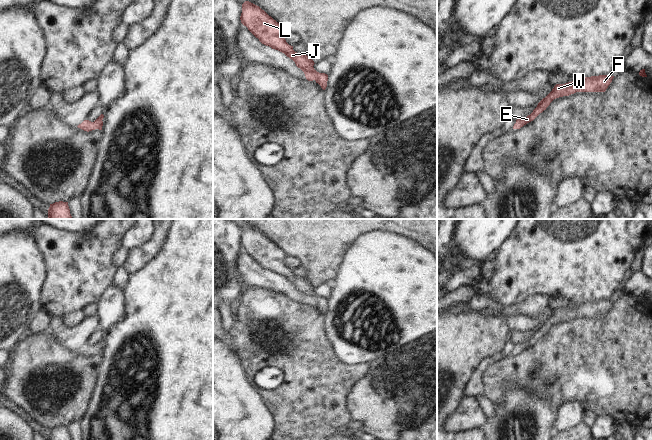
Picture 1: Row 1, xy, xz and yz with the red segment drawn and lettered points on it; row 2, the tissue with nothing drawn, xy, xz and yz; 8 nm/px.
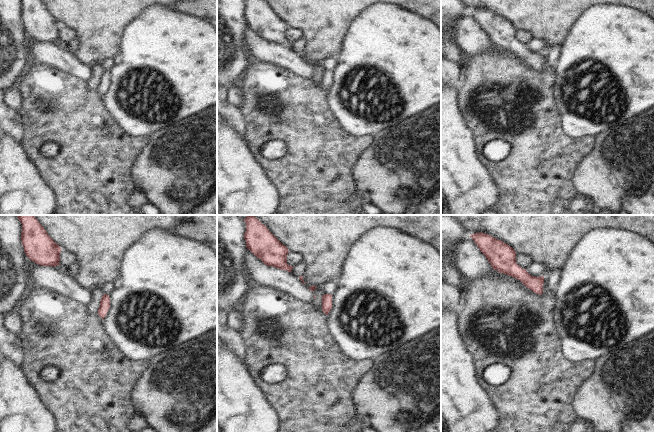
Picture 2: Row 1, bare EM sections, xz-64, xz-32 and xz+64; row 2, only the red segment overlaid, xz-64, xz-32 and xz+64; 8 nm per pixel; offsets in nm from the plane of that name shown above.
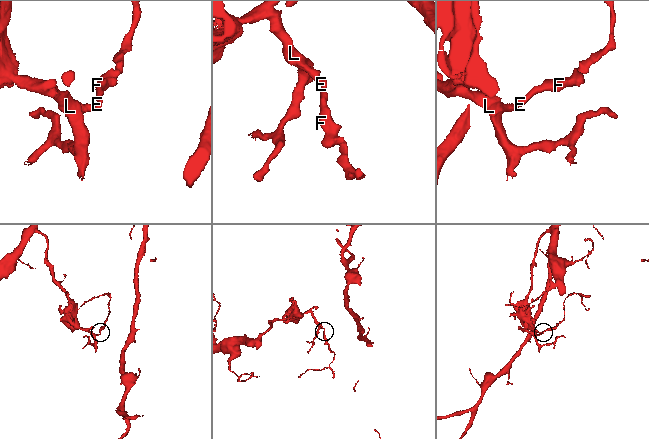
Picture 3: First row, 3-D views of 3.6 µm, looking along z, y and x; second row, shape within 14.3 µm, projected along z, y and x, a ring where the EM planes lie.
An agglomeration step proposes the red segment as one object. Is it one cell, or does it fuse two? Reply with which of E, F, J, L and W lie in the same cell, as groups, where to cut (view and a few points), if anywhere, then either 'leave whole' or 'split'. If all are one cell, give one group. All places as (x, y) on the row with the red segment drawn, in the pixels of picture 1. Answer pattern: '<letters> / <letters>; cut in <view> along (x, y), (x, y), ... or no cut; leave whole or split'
E F J L W; no cut; leave whole

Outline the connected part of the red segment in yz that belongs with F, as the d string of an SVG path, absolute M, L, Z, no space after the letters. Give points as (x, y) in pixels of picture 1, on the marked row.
M599 75L576 79L565 84L556 84L552 91L538 103L530 115L516 120L513 129L520 129L527 123L533 121L556 98L569 96L576 92L605 92L613 78L614 76L611 75Z

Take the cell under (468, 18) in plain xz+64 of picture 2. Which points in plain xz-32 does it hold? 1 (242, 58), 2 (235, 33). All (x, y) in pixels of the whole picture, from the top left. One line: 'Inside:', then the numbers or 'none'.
Inside: none

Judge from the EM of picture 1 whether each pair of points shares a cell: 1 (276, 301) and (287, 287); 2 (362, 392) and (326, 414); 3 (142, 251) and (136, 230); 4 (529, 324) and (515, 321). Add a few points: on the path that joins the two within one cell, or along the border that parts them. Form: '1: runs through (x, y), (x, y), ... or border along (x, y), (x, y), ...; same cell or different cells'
1: border along (259, 288), (271, 288), (304, 303); different cells
2: border along (356, 381), (346, 401), (346, 409), (351, 423); different cells
3: border along (154, 229), (145, 241), (130, 249); different cells
4: runs through (526, 322), (518, 322); same cell

